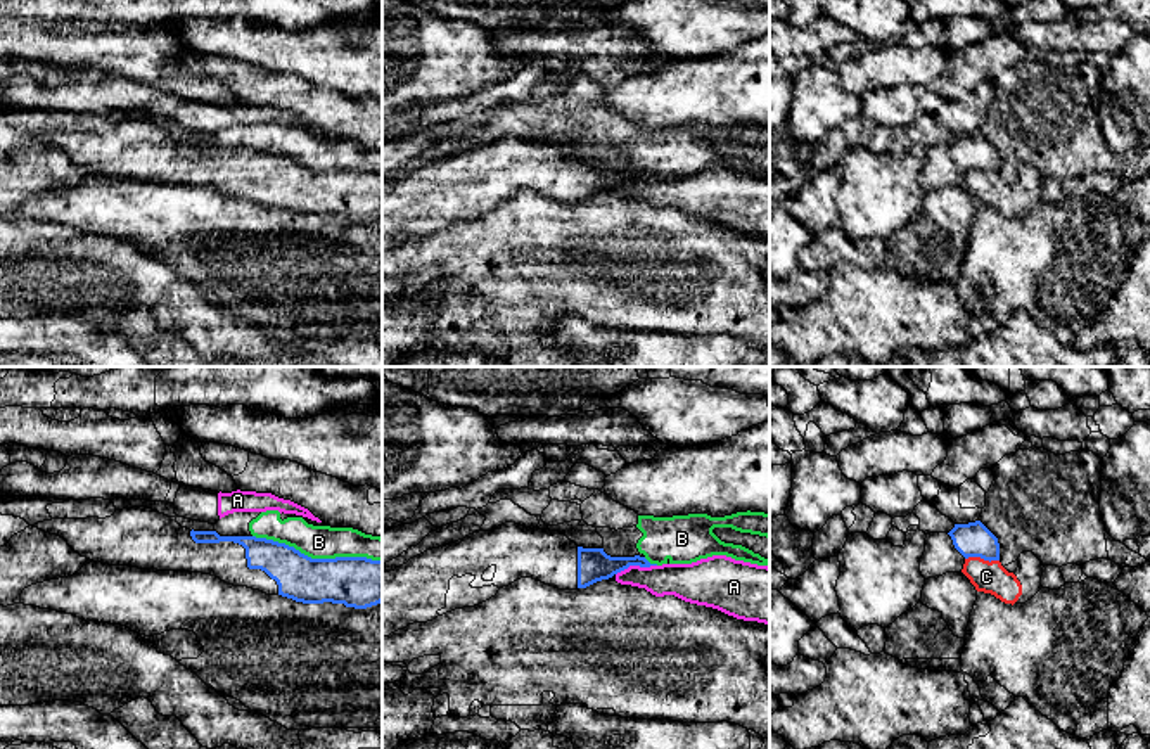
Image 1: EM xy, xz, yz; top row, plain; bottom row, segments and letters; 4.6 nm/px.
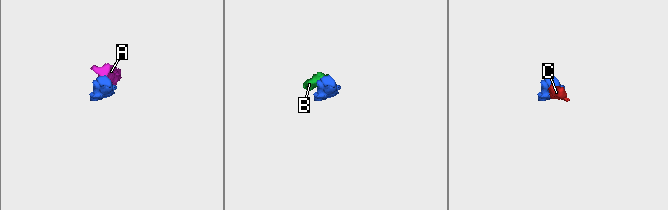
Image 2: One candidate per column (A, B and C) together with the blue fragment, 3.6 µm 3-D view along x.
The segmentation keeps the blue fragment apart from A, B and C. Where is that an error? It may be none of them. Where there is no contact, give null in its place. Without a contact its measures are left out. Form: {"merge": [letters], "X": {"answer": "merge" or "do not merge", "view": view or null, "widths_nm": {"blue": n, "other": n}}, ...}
{"merge": [], "A": {"answer": "do not merge", "view": "xz", "widths_nm": {"blue": 160, "other": 160}}, "B": {"answer": "do not merge", "view": "xy", "widths_nm": {"blue": 240, "other": 160}}, "C": {"answer": "do not merge", "view": "yz", "widths_nm": {"blue": 160, "other": 150}}}

